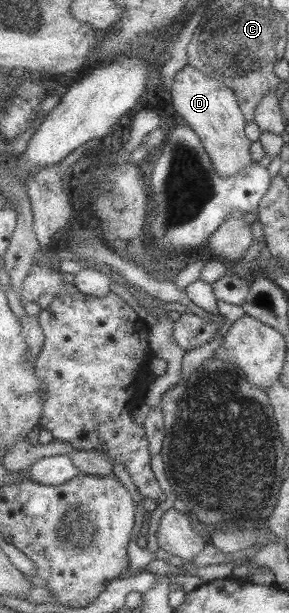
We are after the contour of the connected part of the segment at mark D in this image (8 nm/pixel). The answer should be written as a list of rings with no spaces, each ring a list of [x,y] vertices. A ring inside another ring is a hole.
[[[189,64],[175,75],[171,86],[174,110],[200,136],[209,154],[210,165],[219,176],[233,178],[244,171],[251,160],[253,142],[245,134],[245,115],[236,92],[224,82],[209,76]]]

